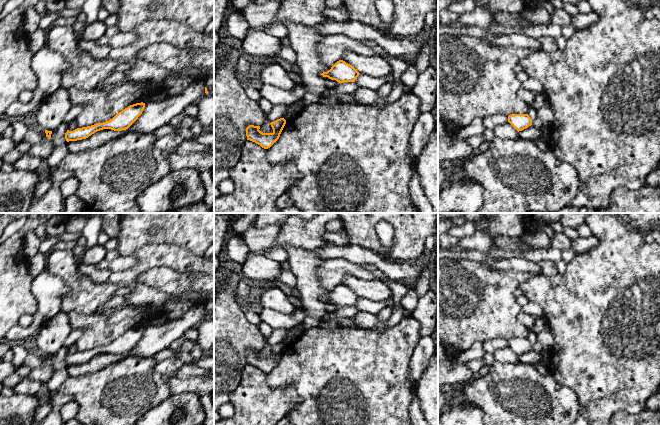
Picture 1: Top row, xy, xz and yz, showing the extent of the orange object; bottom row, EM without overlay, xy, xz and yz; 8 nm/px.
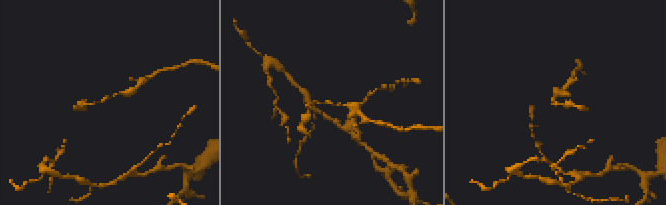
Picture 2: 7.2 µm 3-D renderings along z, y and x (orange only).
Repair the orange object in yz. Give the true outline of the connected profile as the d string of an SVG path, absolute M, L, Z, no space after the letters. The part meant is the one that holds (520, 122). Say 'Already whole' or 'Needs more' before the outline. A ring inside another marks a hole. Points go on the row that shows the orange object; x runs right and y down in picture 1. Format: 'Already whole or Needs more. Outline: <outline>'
Already whole. Outline: M511 114L508 122L519 132L532 125L532 120L528 114Z

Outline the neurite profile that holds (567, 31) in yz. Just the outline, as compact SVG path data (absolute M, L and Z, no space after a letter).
M572 24L564 25L561 28L561 34L562 34L562 36L566 40L568 40L569 38L571 38L574 35L575 31L576 31L576 29L575 29L575 27Z

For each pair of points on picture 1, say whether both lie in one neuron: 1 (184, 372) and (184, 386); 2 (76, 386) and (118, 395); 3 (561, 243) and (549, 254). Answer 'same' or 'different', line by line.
1: different
2: same
3: different

